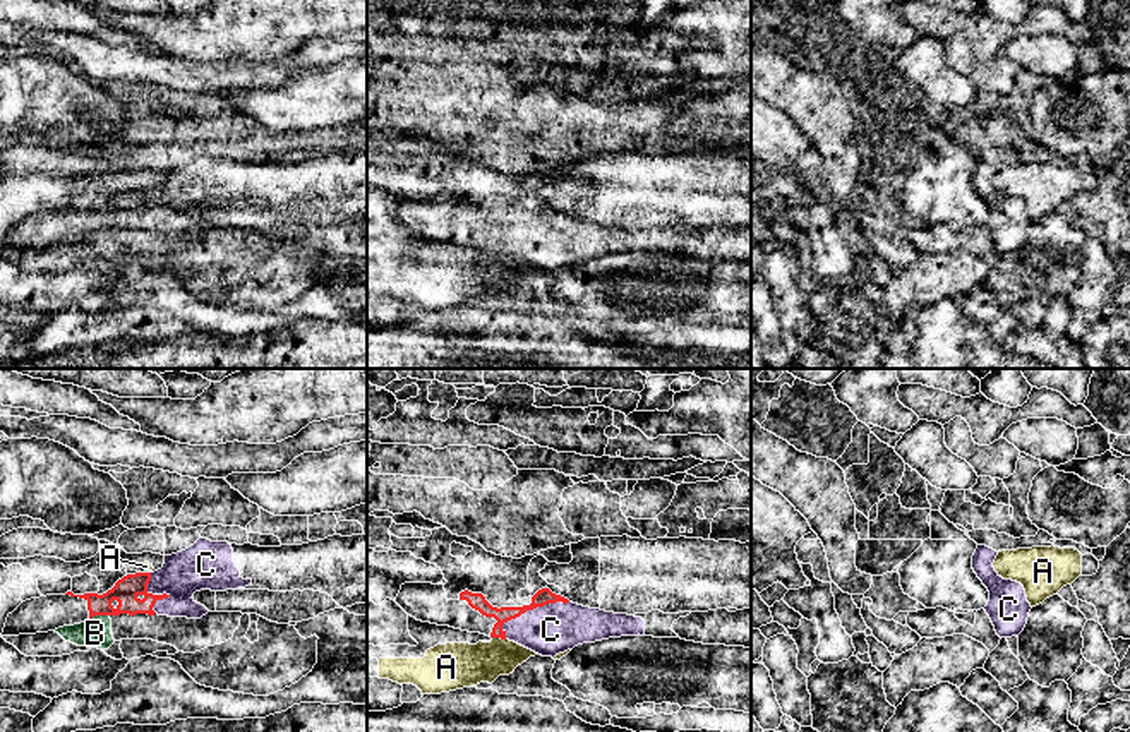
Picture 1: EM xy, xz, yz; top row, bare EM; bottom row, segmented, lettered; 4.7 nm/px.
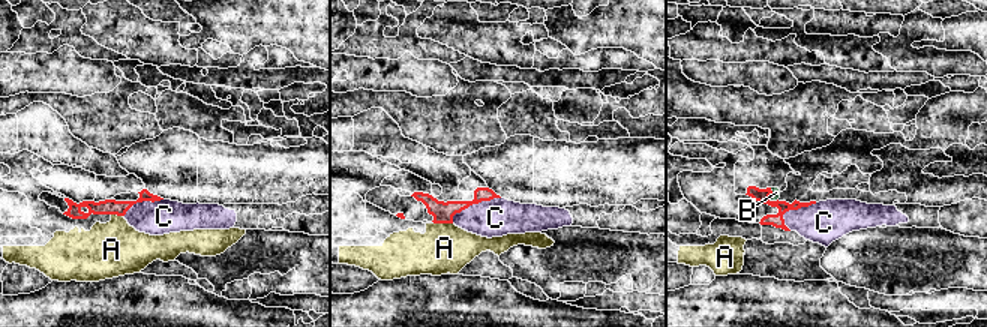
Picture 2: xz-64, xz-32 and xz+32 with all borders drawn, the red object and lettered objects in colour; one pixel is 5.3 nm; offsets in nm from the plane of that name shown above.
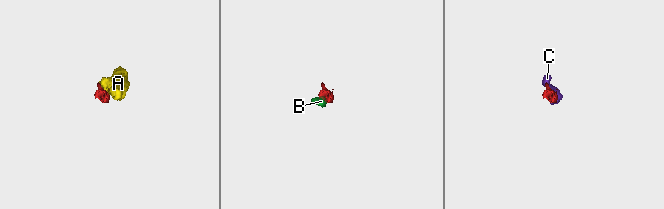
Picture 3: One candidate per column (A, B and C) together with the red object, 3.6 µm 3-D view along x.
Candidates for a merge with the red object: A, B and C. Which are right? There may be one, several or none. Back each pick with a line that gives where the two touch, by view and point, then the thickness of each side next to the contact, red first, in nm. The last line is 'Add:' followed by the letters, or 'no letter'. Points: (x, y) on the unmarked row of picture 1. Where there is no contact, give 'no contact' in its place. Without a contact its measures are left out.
C: contact xz (528, 225); calibres 80 and 240 nm
Add: C

